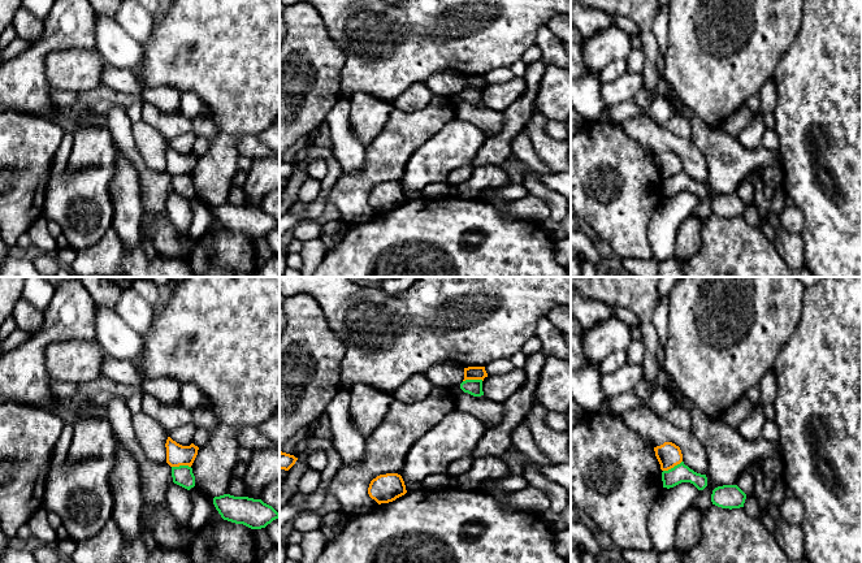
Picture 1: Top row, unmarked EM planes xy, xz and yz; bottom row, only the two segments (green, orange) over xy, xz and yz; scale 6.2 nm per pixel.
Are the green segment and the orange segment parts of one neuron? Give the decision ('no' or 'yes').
no

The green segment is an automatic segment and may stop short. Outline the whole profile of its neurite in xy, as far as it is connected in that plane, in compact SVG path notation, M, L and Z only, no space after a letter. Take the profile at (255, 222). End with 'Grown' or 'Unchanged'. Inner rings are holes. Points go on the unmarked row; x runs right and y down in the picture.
M224 203L213 207L213 213L224 229L261 238L280 226L272 215L261 208Z. Unchanged

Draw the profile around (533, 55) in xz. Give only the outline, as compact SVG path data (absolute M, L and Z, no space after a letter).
M533 44L523 56L523 61L527 65L537 62L542 59L542 52L537 44Z

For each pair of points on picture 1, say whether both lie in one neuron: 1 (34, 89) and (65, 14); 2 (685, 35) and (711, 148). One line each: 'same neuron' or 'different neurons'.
1: same neuron
2: different neurons

